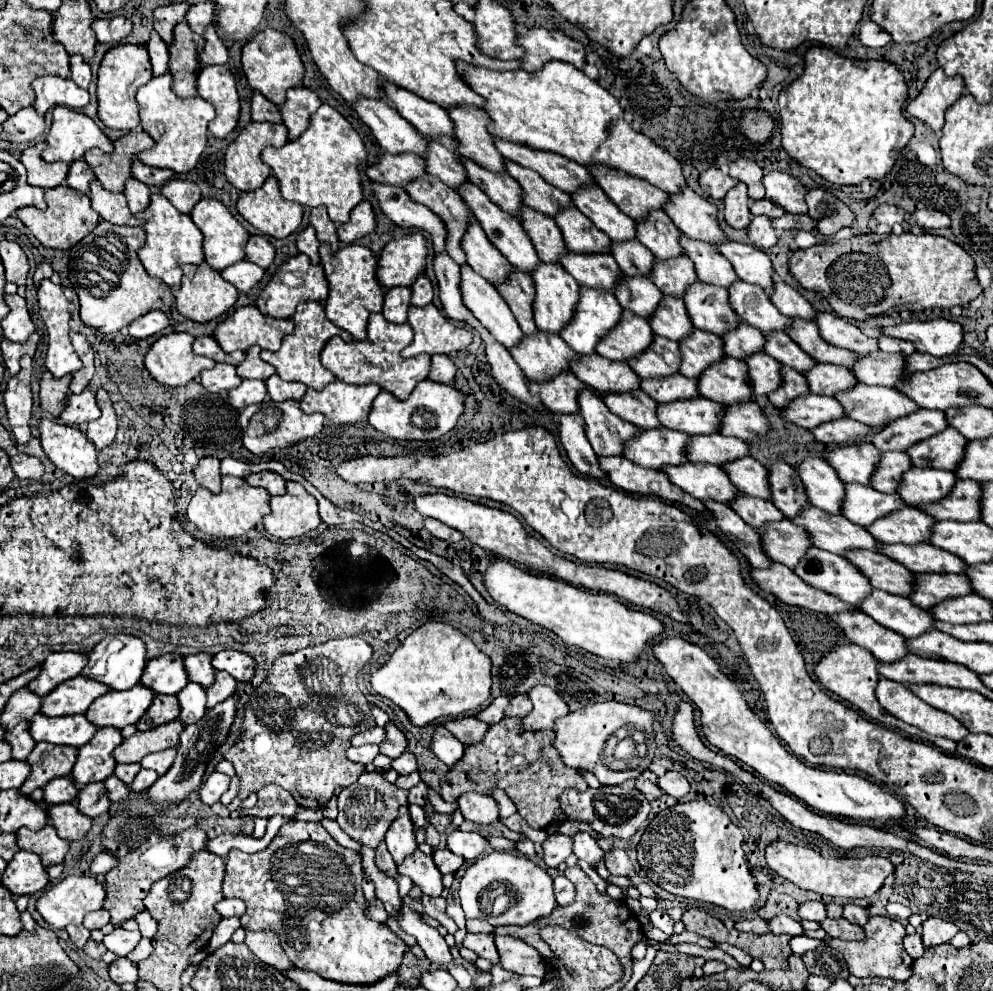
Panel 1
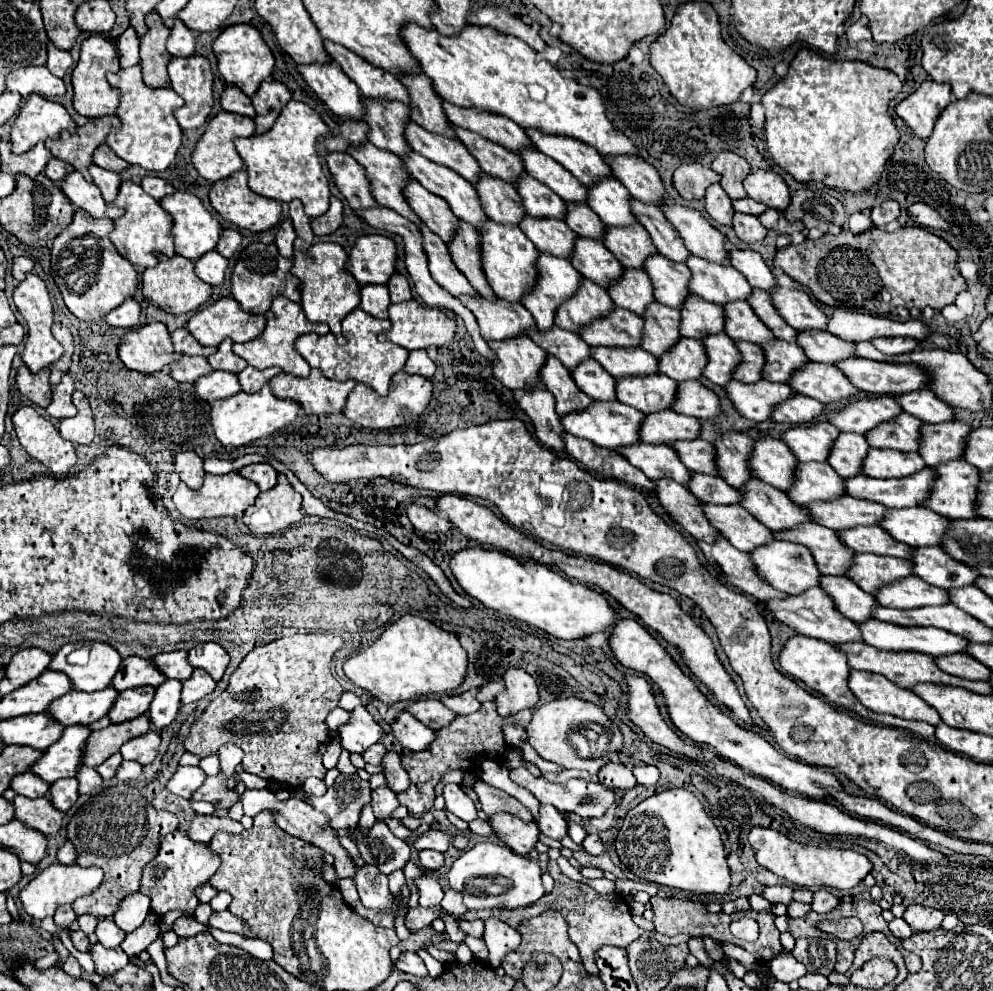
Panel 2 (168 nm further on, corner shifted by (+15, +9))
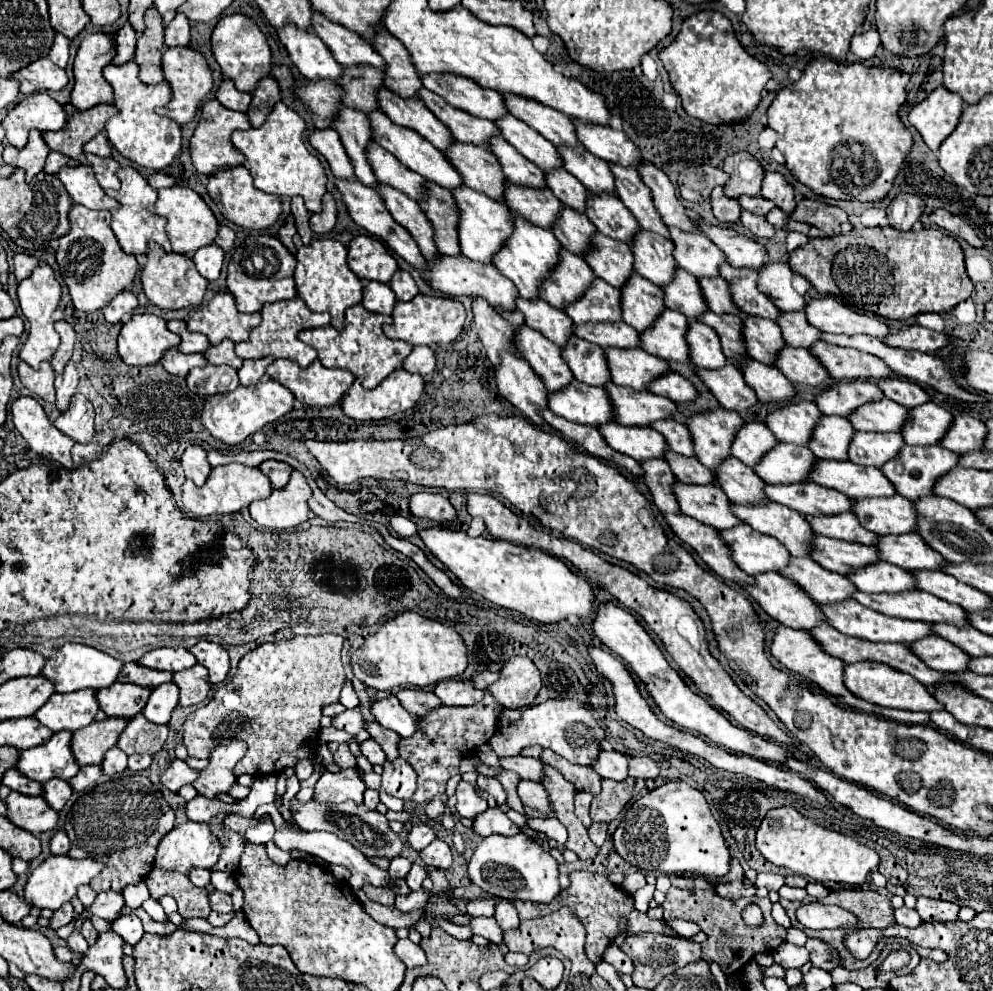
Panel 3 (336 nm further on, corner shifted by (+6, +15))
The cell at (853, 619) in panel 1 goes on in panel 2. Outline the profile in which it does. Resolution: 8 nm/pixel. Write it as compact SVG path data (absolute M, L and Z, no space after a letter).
M821 587L805 591L805 595L789 595L789 599L767 601L767 609L771 609L775 619L785 621L785 625L789 625L791 629L795 629L807 637L823 639L823 641L837 643L837 645L849 643L849 641L863 641L861 639L861 627L855 621L841 615L841 611L837 611L837 607L833 607L831 595L821 591Z

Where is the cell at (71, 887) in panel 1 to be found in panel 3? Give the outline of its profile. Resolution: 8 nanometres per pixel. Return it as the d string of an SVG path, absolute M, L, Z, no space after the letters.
M52 855L44 863L40 863L32 875L28 877L28 883L24 887L24 899L26 903L34 907L48 907L48 909L60 909L64 903L68 903L80 885L90 883L98 873L102 871L102 863L94 859L70 859L66 855Z

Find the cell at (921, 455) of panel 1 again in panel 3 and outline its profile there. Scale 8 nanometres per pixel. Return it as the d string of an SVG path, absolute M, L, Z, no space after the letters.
M880 399L880 401L868 401L864 405L860 405L854 413L850 413L850 417L846 415L846 419L850 421L850 425L856 429L856 431L876 431L876 433L888 433L888 431L900 431L902 427L902 421L906 419L906 413L908 409L890 401L890 399Z

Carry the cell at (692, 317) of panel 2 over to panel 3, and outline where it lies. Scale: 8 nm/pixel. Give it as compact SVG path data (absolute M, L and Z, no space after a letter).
M676 267L676 273L670 285L668 283L662 285L662 293L664 293L664 305L684 313L688 319L696 319L698 313L706 311L706 303L702 301L702 295L698 289L698 279L682 271L680 267Z

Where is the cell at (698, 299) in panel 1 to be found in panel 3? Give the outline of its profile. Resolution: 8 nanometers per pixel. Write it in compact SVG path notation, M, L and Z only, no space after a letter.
M640 229L630 243L630 251L634 255L634 271L654 285L664 285L672 281L676 261L672 257L672 245L668 239L658 233Z

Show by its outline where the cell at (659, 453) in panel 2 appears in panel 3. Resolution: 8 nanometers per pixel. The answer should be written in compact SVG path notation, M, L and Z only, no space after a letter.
M608 421L598 429L614 451L636 461L646 461L646 457L664 457L666 439L652 427L626 427L616 421Z

